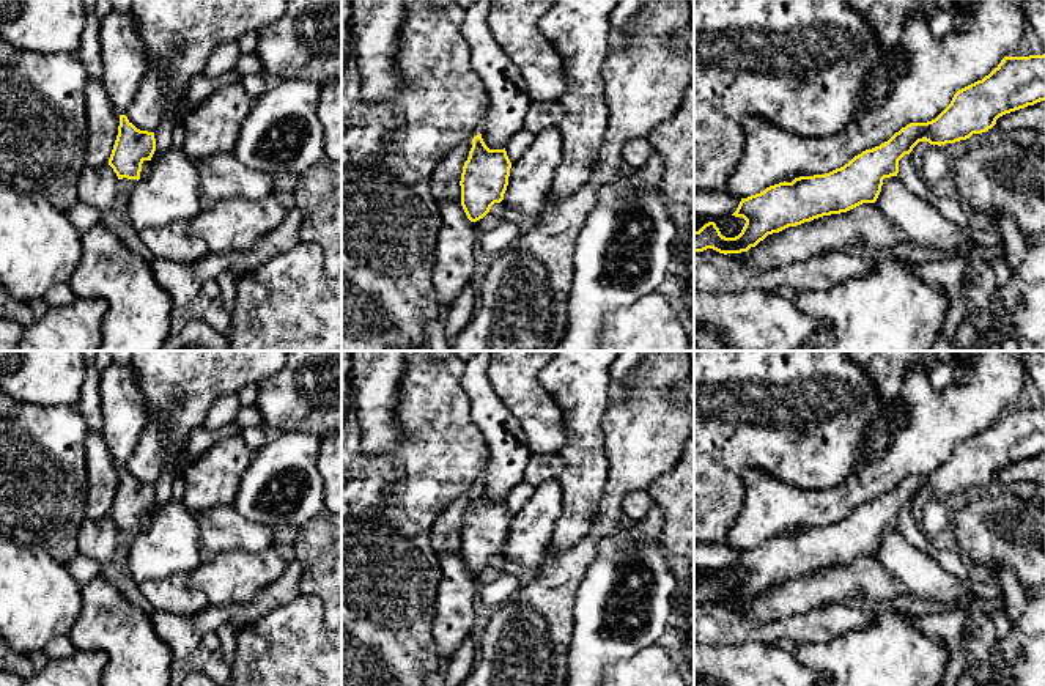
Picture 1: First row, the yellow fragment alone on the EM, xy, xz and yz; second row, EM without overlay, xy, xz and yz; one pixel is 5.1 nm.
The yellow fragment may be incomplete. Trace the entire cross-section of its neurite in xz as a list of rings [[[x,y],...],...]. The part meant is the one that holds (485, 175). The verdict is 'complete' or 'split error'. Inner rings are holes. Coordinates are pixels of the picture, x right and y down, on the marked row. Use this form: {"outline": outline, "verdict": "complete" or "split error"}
{"outline": [[[482,134],[472,138],[461,173],[461,206],[471,222],[483,219],[494,203],[504,200],[511,162],[504,149],[489,149]]], "verdict": "complete"}

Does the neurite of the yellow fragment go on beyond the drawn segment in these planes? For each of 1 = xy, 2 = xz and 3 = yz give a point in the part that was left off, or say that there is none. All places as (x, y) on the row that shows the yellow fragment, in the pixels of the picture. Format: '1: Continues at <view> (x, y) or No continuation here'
1: No continuation here
2: No continuation here
3: No continuation here

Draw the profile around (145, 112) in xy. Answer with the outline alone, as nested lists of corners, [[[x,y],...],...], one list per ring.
[[[148,60],[148,71],[124,115],[137,129],[154,132],[165,115],[165,105],[167,65]]]

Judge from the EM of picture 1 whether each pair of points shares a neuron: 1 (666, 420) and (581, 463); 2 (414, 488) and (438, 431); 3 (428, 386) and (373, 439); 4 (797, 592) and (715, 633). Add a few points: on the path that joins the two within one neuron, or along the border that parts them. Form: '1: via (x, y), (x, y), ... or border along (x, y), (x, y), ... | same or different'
1: border along (605, 414), (601, 425), (608, 461), (605, 490) | different
2: via (424, 474), (438, 460), (438, 446) | same
3: border along (400, 381), (397, 406), (400, 441), (383, 452) | different
4: border along (726, 608), (757, 620), (781, 620), (786, 617) | different

